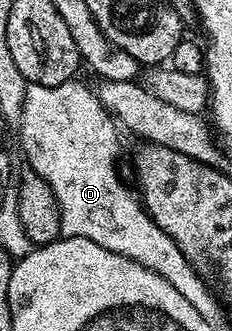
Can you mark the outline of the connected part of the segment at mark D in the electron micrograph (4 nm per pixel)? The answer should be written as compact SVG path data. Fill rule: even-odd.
M73 79L60 86L29 85L26 89L26 96L22 100L22 117L16 122L18 136L22 139L22 152L26 155L26 164L40 178L46 180L48 186L51 187L52 194L55 195L62 215L61 235L88 238L96 242L96 246L104 246L104 250L112 250L116 254L140 262L140 266L172 282L172 287L180 290L180 294L184 294L184 298L188 298L192 306L206 304L206 300L215 297L212 288L202 284L201 278L198 277L201 275L194 265L189 260L182 259L180 246L176 246L173 238L164 234L160 226L156 226L156 222L146 212L141 199L133 191L130 193L118 177L119 129L116 127L114 117L98 101L97 91L85 88L84 85L78 83L77 79Z

